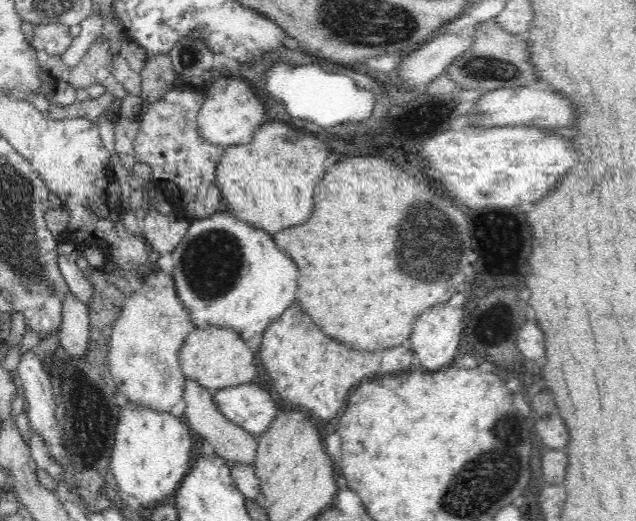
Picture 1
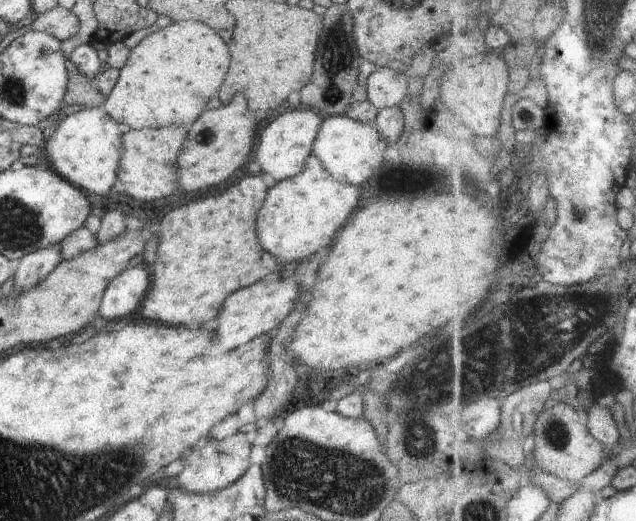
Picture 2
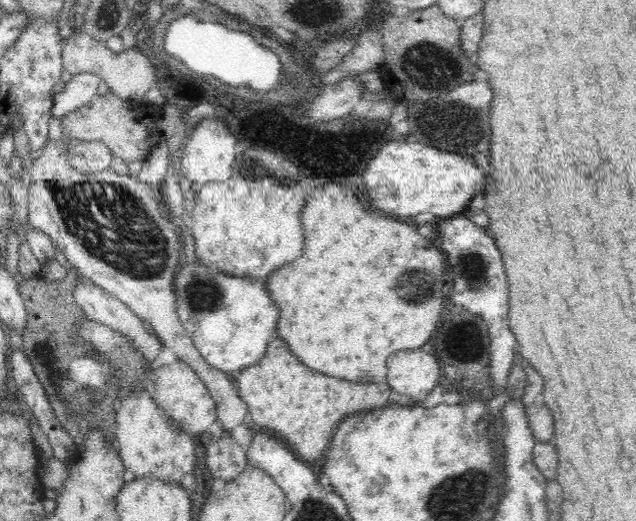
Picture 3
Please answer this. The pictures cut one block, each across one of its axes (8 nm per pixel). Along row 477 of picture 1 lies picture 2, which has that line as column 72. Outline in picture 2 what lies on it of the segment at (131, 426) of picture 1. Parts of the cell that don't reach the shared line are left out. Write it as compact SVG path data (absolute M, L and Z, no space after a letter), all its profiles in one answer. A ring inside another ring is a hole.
M86 107L60 120L57 131L46 140L44 152L48 167L80 190L92 194L108 194L118 179L118 166L122 158L122 135L124 127L110 118L102 107Z

